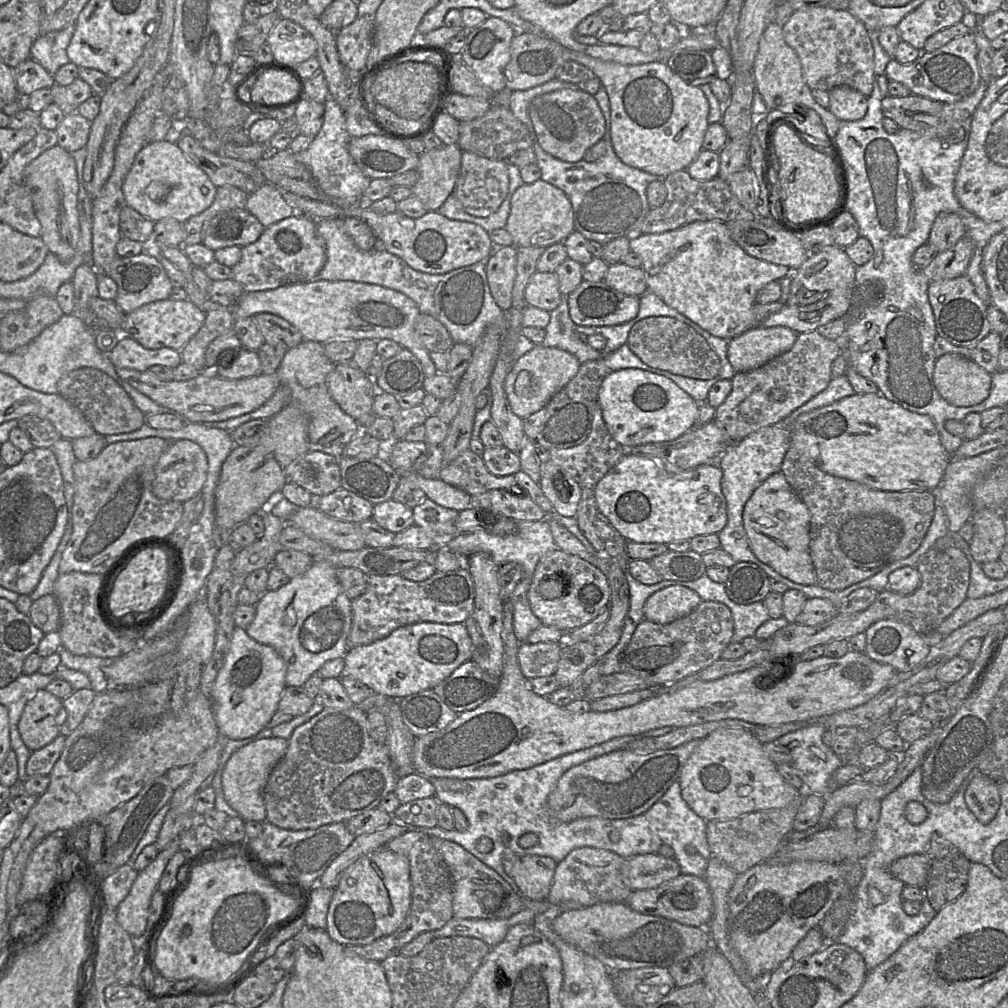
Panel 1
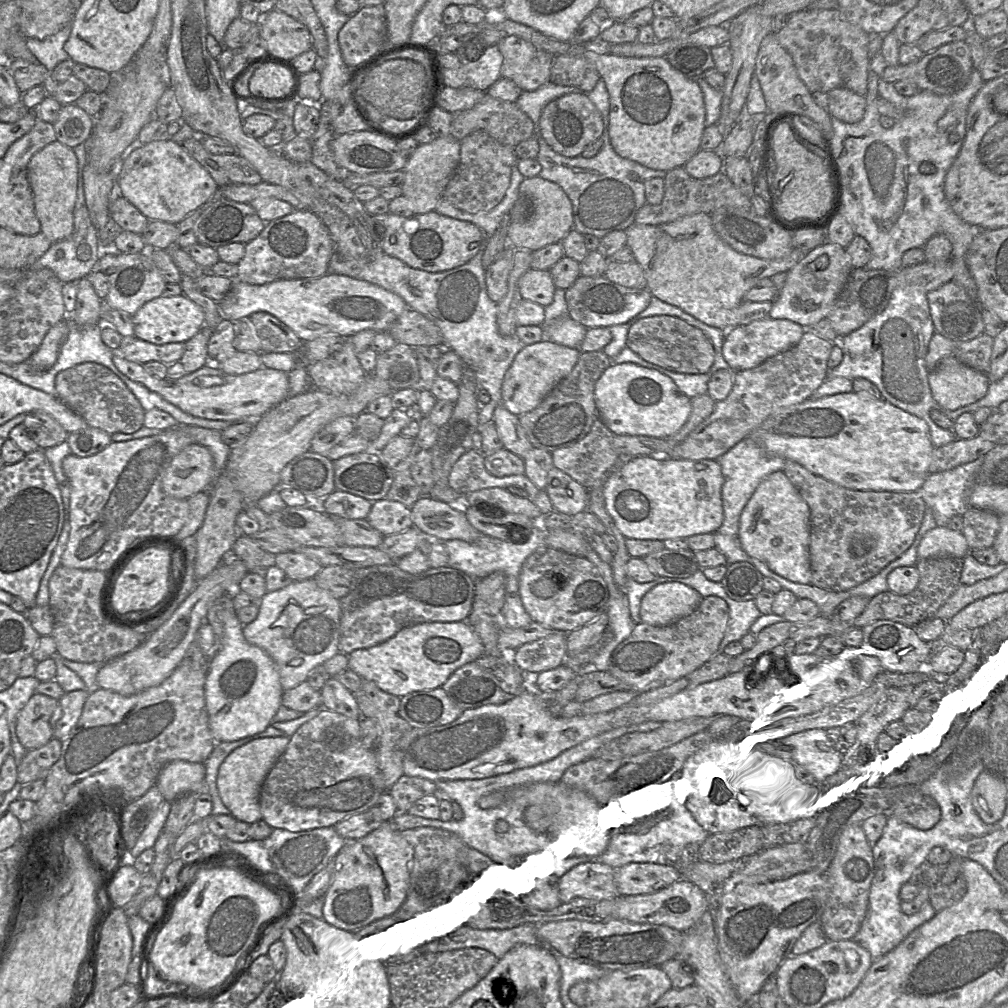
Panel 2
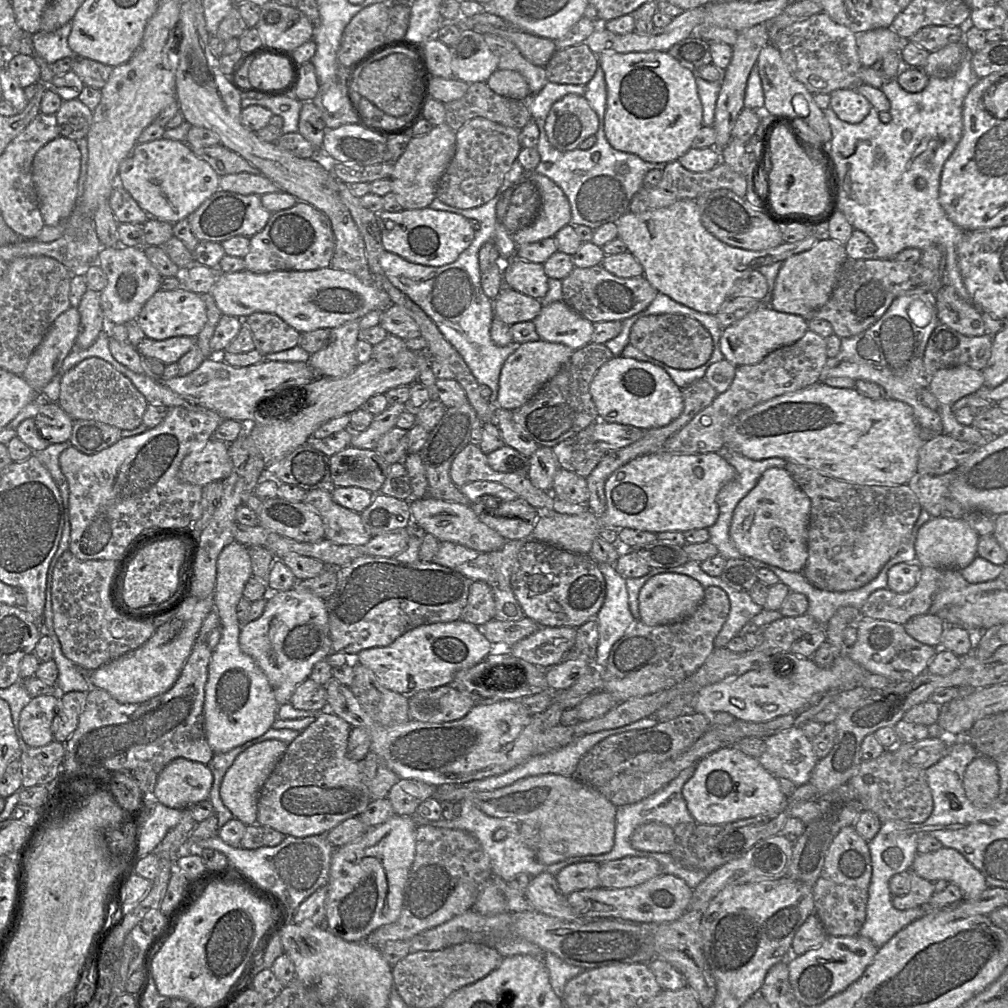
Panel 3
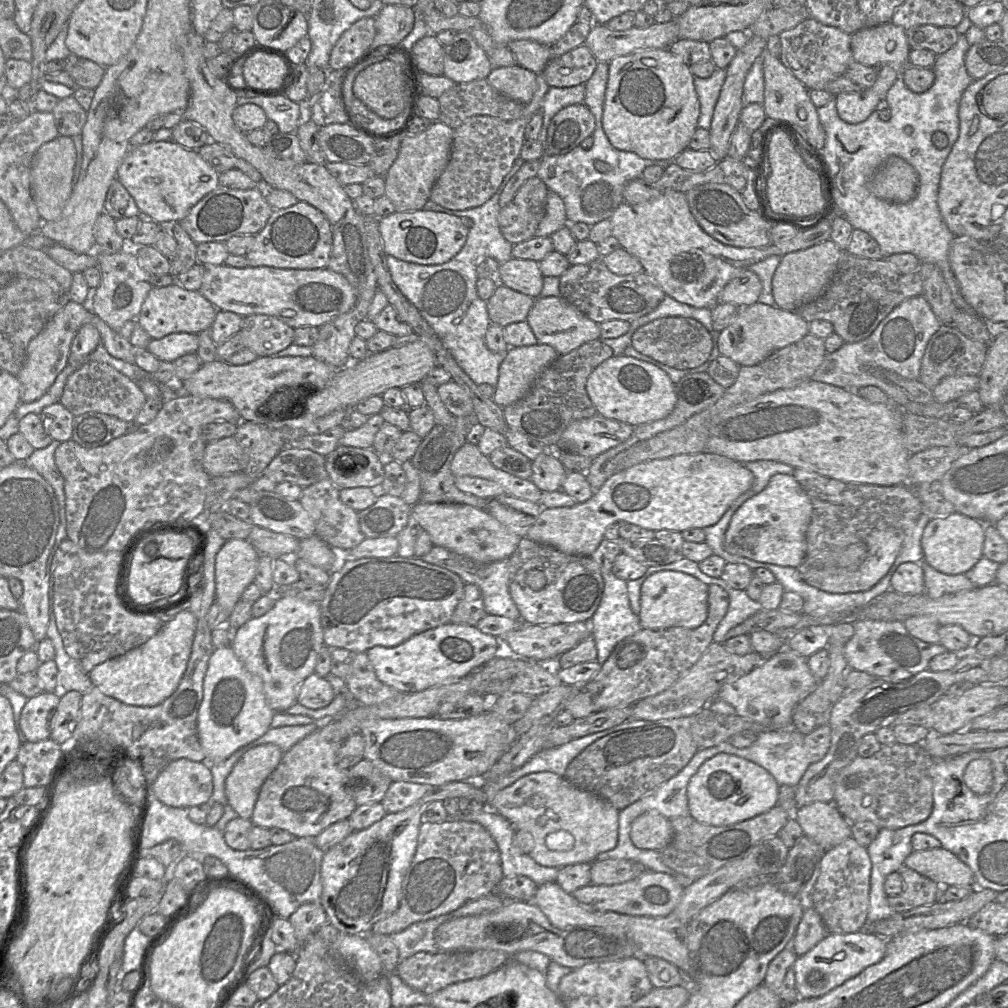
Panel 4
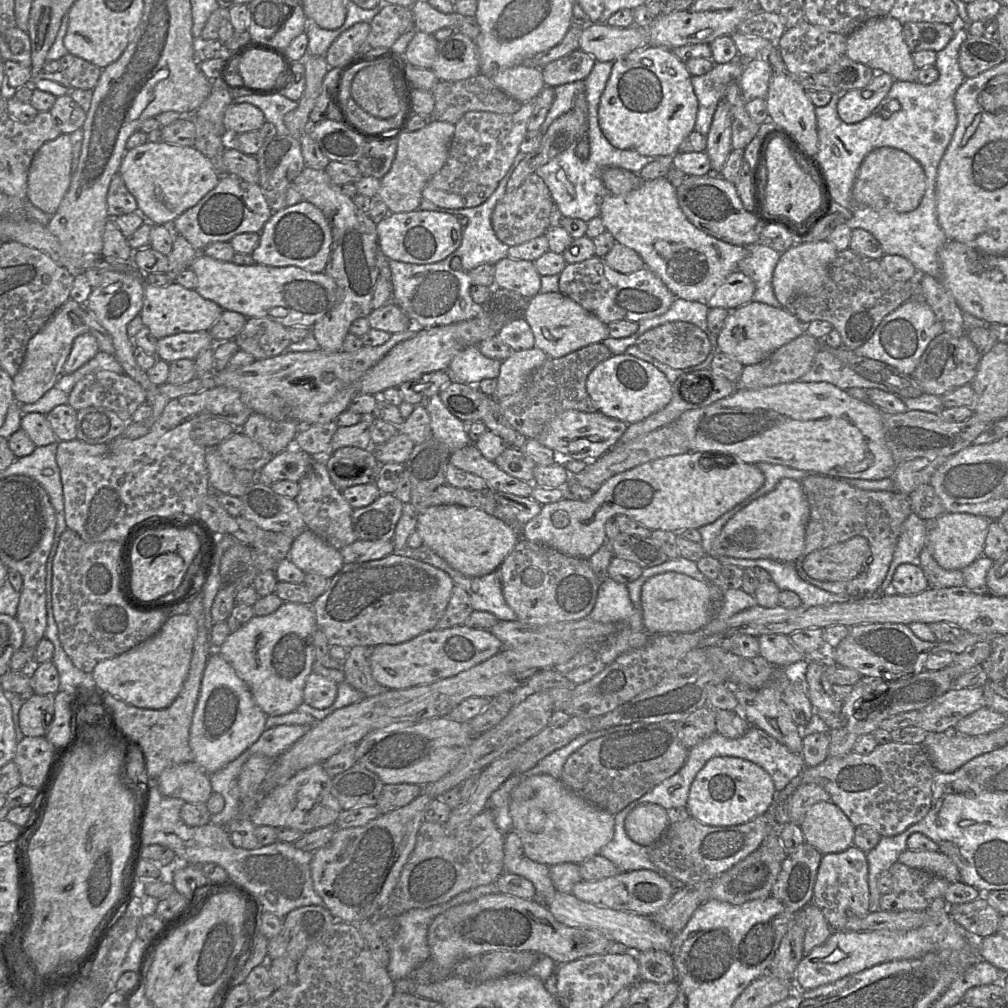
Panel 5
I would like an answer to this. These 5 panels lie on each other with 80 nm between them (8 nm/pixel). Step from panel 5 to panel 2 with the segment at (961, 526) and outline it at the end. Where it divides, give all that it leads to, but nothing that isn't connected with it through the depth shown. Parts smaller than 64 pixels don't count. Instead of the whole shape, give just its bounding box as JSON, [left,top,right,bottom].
[918,525,970,560]

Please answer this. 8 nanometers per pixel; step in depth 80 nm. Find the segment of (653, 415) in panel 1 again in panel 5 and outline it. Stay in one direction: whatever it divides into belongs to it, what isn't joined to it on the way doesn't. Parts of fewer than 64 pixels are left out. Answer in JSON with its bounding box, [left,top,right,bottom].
[586,353,672,425]

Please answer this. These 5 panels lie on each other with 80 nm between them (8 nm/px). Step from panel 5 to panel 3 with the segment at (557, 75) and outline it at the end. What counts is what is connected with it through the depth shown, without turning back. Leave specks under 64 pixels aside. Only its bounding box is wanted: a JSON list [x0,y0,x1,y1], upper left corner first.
[545,43,598,86]

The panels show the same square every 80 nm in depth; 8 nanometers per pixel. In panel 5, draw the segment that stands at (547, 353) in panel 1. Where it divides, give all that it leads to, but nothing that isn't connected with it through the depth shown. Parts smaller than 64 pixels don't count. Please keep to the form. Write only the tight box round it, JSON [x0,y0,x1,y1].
[492,347,547,400]

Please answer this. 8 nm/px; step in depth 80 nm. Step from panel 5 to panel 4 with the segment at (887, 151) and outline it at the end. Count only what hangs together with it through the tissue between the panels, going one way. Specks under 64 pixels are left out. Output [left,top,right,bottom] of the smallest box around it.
[867,157,918,204]

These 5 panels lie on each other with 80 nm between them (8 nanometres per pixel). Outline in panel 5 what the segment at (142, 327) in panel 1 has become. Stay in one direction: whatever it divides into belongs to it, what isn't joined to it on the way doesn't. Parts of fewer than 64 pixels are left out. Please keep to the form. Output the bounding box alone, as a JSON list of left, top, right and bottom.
[140,276,224,339]

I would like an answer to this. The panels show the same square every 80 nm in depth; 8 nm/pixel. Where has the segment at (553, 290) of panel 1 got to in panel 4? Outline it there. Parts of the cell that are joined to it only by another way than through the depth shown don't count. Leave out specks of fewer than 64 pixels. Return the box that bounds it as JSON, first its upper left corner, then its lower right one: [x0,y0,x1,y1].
[498,258,544,299]

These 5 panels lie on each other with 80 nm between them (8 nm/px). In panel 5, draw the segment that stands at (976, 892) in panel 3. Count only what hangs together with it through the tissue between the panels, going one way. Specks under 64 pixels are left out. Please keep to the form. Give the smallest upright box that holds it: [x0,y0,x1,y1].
[898,851,960,884]

